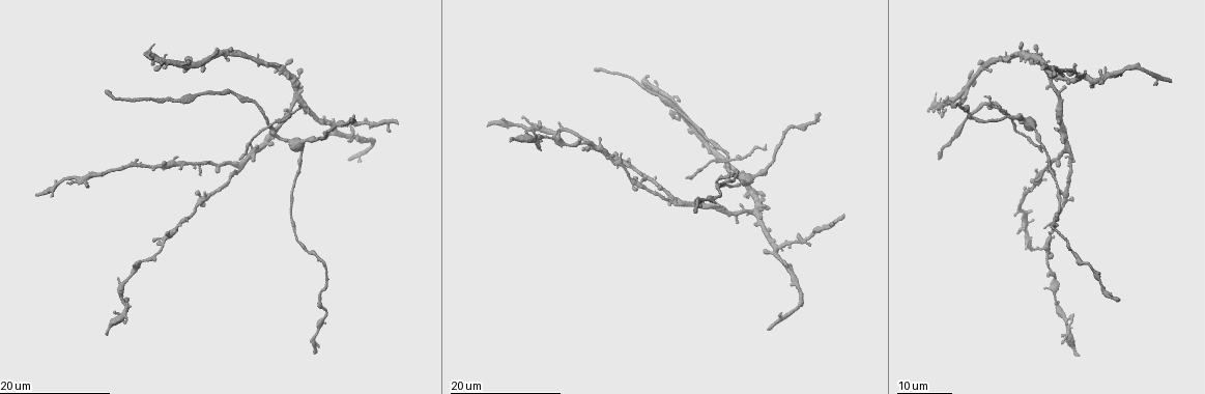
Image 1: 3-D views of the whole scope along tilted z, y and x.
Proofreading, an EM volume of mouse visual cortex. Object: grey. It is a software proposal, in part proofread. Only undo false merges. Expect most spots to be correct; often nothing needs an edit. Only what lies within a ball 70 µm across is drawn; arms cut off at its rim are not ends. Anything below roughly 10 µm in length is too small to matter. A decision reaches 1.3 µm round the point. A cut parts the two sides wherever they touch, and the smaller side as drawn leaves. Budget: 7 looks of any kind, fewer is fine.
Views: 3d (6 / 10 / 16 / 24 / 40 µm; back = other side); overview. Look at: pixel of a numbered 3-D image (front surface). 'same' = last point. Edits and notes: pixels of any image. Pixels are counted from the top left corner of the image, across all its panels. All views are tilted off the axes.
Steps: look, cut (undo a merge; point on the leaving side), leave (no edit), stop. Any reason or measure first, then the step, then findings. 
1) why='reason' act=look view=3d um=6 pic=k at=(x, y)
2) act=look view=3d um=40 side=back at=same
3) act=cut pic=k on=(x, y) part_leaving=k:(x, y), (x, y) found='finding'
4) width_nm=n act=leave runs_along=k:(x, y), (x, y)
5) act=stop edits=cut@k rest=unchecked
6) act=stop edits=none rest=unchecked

act=look view=3d um=24 pic=1 at=(304, 143)

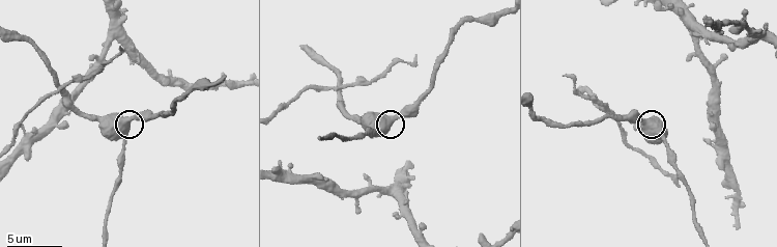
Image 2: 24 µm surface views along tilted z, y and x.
why='zoom in' act=look view=3d um=6 pic=2 at=(129, 120)

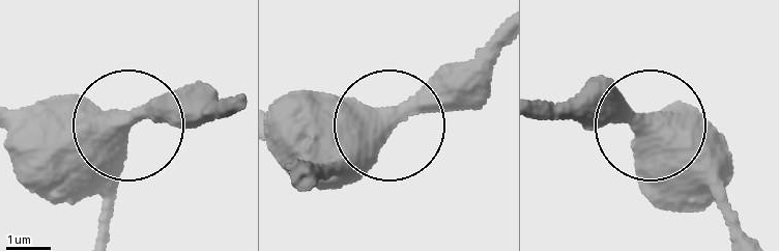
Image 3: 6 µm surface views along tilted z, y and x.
act=leave found='all the same neuron'

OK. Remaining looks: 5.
act=look view=3d um=10 pic=2 at=(736, 191)

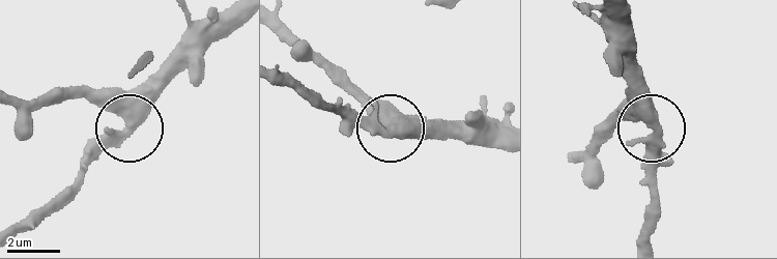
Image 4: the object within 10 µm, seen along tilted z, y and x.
width_nm=420 act=leave found='continuous, no second neuron'

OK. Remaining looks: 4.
why='looks like a crossing' act=look view=3d um=10 pic=2 at=(763, 36)

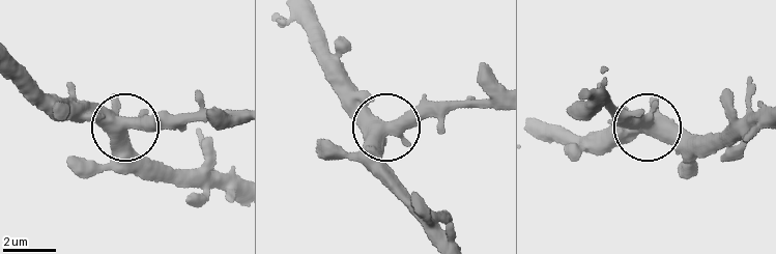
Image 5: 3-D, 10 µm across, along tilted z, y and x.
act=leave found='all the same neuron'

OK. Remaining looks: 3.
why='four arms meet' act=look view=3d um=10 pic=2 at=(338, 88)

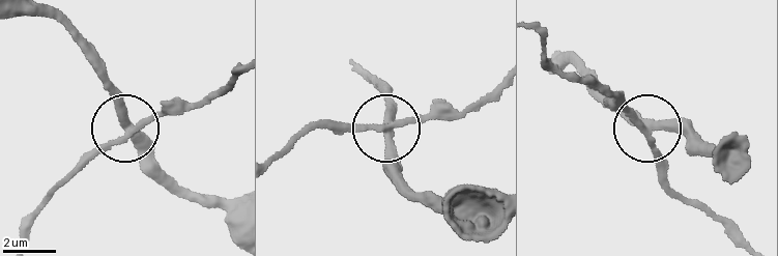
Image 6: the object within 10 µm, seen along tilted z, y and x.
arms=4 act=cut pic=6 on=(94, 153) part_leaving=6:(644, 131), (665, 178), (739, 236) found='two neurons meet here'

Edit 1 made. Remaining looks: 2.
act=stop edits=cut@6 rest=unchecked

